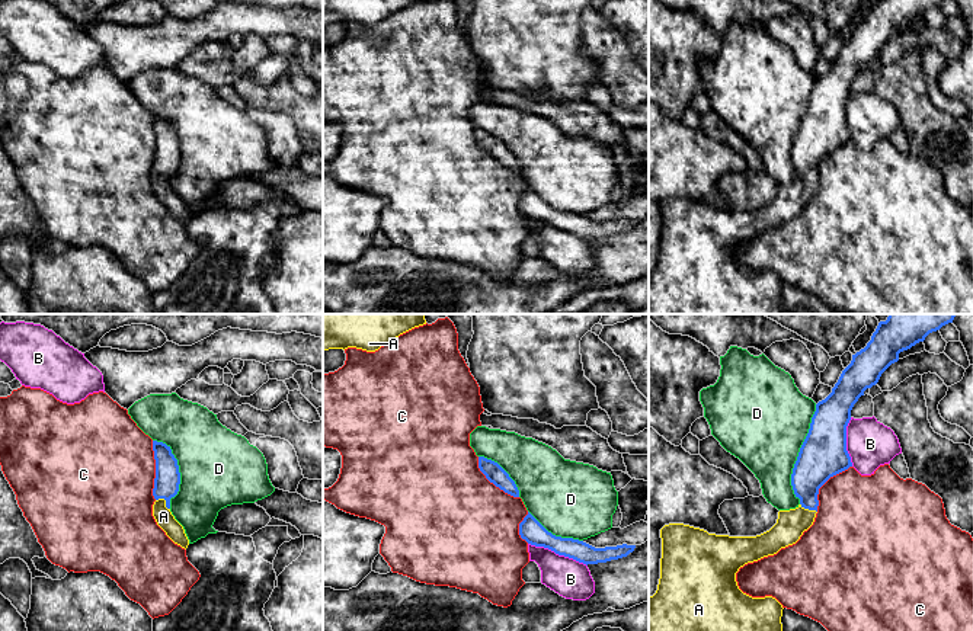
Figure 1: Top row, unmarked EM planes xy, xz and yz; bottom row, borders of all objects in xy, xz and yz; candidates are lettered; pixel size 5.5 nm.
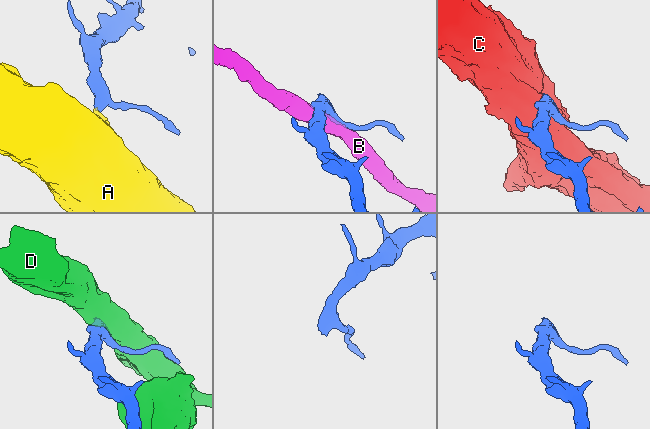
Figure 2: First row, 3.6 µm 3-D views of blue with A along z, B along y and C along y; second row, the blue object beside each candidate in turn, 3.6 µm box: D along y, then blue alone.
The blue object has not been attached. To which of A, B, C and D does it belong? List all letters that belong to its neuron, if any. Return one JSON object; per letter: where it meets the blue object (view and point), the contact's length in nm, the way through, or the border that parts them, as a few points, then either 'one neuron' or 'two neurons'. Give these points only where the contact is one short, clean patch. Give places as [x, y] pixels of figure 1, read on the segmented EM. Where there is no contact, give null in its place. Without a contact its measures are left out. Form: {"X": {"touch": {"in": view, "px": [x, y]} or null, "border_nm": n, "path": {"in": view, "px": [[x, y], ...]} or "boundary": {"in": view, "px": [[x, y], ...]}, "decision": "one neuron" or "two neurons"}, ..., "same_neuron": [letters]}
{"A": {"touch": {"in": "xy", "px": [165, 499]}, "border_nm": 100, "path": {"in": "xy", "px": [[166, 484], [165, 499], [163, 516]]}, "decision": "one neuron"}, "B": {"touch": {"in": "xz", "px": [557, 553]}, "border_nm": 360, "decision": "two neurons"}, "C": {"touch": {"in": "xy", "px": [156, 470]}, "border_nm": 320, "decision": "two neurons"}, "D": {"touch": {"in": "yz", "px": [799, 454]}, "border_nm": 550, "decision": "two neurons"}, "same_neuron": ["A"]}

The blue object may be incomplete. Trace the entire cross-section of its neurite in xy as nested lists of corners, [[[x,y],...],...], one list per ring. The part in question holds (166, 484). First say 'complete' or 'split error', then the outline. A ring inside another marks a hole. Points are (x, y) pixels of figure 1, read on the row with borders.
split error | [[[153,441],[153,451],[156,459],[156,478],[153,496],[153,516],[157,525],[166,535],[182,548],[188,548],[189,539],[183,526],[175,519],[170,512],[170,499],[179,491],[180,473],[177,459],[172,454],[170,446],[163,442]]]

